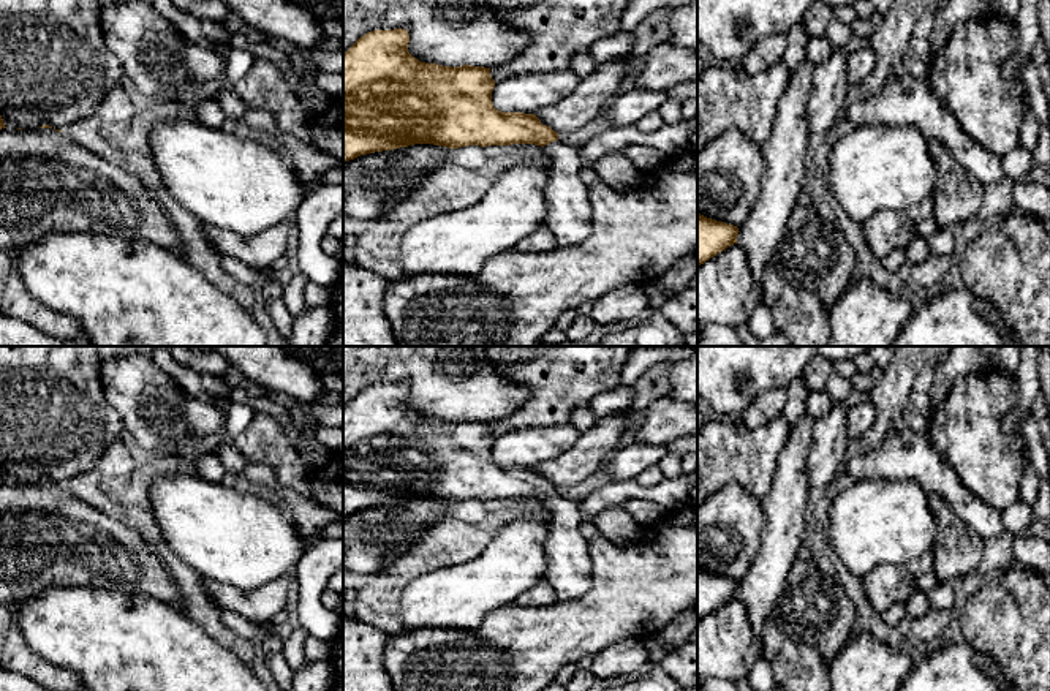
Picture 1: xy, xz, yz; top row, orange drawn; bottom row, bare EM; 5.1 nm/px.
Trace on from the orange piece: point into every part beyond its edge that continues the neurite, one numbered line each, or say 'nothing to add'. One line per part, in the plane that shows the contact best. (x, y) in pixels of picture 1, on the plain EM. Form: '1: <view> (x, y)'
1: xz (568, 570)

